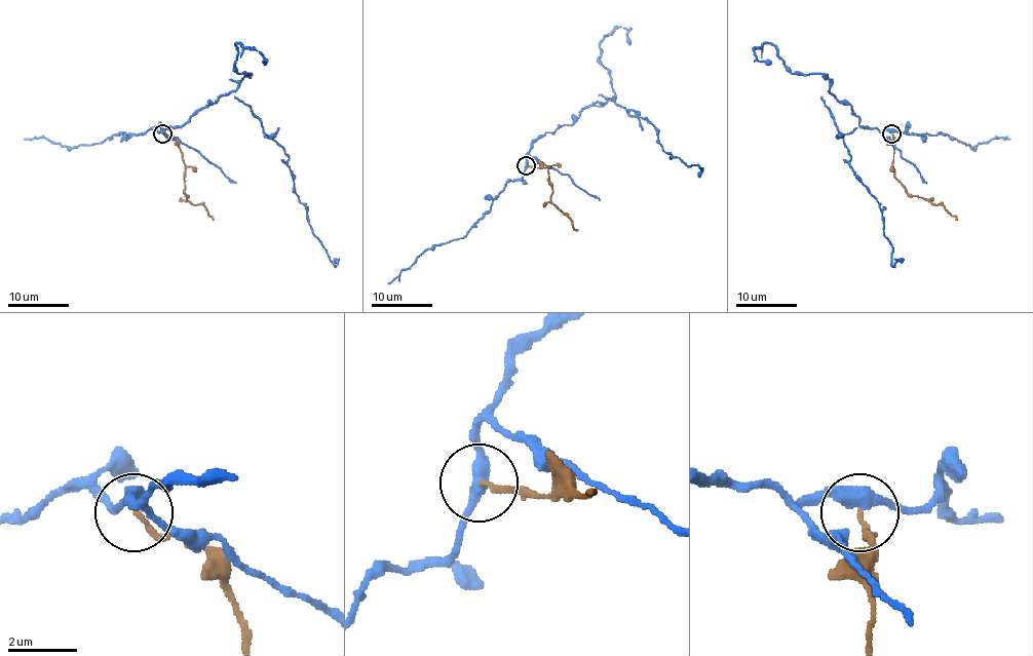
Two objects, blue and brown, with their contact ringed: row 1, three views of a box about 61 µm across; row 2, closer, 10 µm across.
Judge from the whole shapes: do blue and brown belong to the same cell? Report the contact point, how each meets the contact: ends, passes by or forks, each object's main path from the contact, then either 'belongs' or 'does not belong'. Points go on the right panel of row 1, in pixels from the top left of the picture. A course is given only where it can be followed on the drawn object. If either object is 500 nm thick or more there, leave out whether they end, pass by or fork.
at (891, 133); blue passes by; brown ends there; blue runs (891, 132), (861, 126), (848, 104), (829, 91), (820, 95), (853, 175), (882, 213), (891, 263), (904, 259); brown runs (891, 132), (894, 178), (909, 194), (942, 204), (957, 220); does not belong

